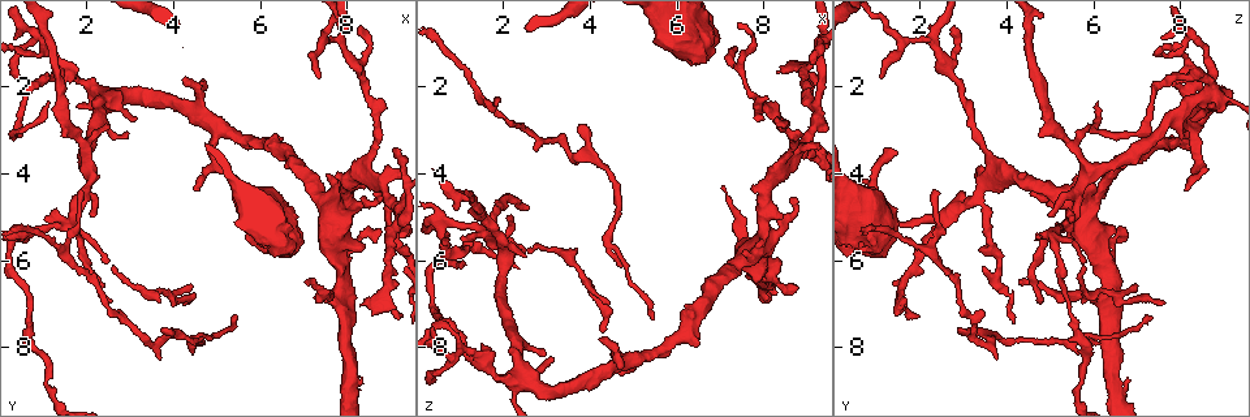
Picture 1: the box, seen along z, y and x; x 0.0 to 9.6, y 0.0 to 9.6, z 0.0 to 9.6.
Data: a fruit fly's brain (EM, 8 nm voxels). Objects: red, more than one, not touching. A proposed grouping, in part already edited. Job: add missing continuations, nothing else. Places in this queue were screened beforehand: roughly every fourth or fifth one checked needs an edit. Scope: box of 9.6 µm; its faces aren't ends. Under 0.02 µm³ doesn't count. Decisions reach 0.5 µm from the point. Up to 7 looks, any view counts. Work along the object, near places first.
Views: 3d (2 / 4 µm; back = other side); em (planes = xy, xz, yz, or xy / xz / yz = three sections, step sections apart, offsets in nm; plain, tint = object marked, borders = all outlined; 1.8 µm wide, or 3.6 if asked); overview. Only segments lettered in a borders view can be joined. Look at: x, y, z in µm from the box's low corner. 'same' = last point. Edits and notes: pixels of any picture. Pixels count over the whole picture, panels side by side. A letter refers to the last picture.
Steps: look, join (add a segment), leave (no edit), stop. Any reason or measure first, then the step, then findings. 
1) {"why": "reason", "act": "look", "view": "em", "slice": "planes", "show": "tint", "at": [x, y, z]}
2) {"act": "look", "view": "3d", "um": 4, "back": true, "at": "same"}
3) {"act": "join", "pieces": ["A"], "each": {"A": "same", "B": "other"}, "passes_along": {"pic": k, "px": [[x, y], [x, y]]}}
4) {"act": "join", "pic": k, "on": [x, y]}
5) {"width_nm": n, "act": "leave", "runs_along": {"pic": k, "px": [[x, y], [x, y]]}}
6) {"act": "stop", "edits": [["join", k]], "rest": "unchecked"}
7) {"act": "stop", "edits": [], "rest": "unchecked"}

{"why": "tapers out", "act": "look", "view": "3d", "um": 4, "at": [2.55, 6.90, 4.85]}

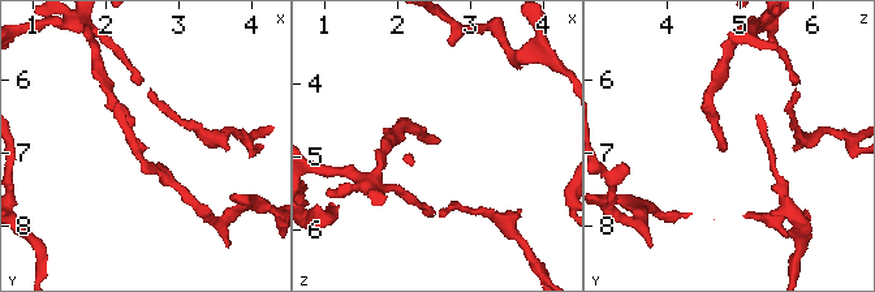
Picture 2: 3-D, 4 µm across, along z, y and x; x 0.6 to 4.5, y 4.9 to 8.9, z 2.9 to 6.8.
{"act": "look", "view": "em", "slice": "xz", "step": 8, "show": "borders", "at": [2.55, 6.90, 4.80]}

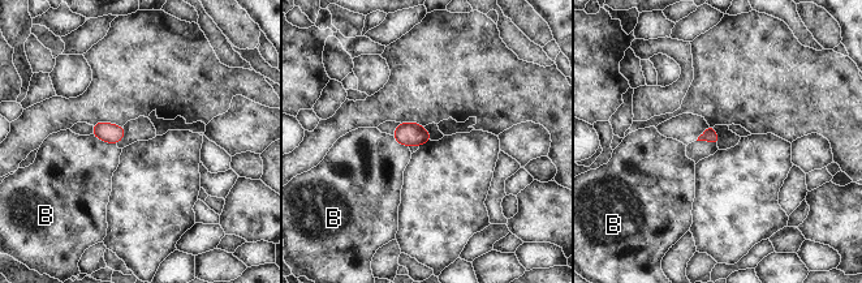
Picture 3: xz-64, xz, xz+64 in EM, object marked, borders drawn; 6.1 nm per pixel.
{"longest_contact_nm": ["B", 170], "act": "leave", "each": {"B": "other"}, "border": {"pic": 3, "px": [[93, 133], [98, 138], [116, 145]]}, "found": "none of them fits"}

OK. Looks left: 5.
{"act": "look", "view": "em", "slice": "planes", "show": "borders", "at": [1.80, 4.45, 2.30]}

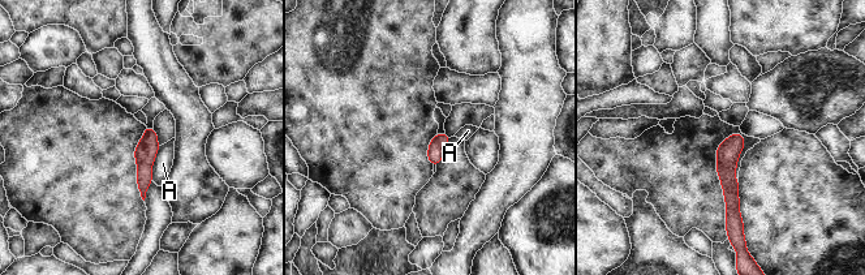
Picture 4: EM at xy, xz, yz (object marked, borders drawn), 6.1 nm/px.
{"act": "leave", "each": {"A": "other"}, "runs_along": {"pic": 4, "px": [[736, 136], [728, 150], [728, 218]]}, "found": "no lettered segment goes on from it"}

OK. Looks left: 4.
{"why": "thin end", "act": "look", "view": "3d", "um": 4, "at": [7.10, 6.45, 4.30]}

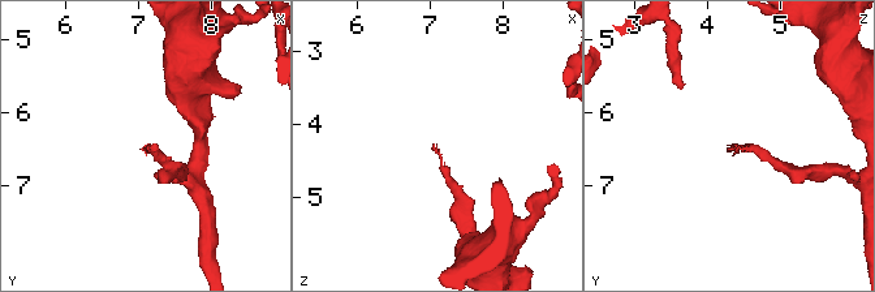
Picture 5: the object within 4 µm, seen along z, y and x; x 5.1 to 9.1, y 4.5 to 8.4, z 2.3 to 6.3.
{"act": "look", "view": "em", "slice": "yz", "step": 16, "show": "borders", "at": [7.05, 6.50, 4.30]}

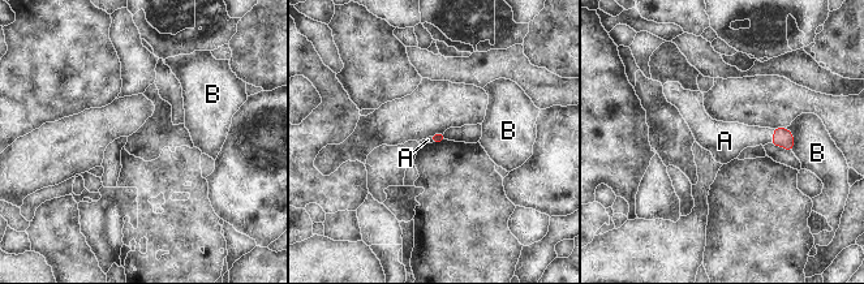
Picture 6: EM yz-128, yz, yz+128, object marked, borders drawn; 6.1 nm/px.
{"act": "join", "pieces": ["A"], "each": {"A": "same", "B": "other"}, "passes_along": {"pic": 6, "px": [[782, 137], [774, 136], [734, 137]]}, "found": "the cell continues"}

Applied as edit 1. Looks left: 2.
{"act": "stop", "edits": [["join", 6]], "rest": "unchecked"}

